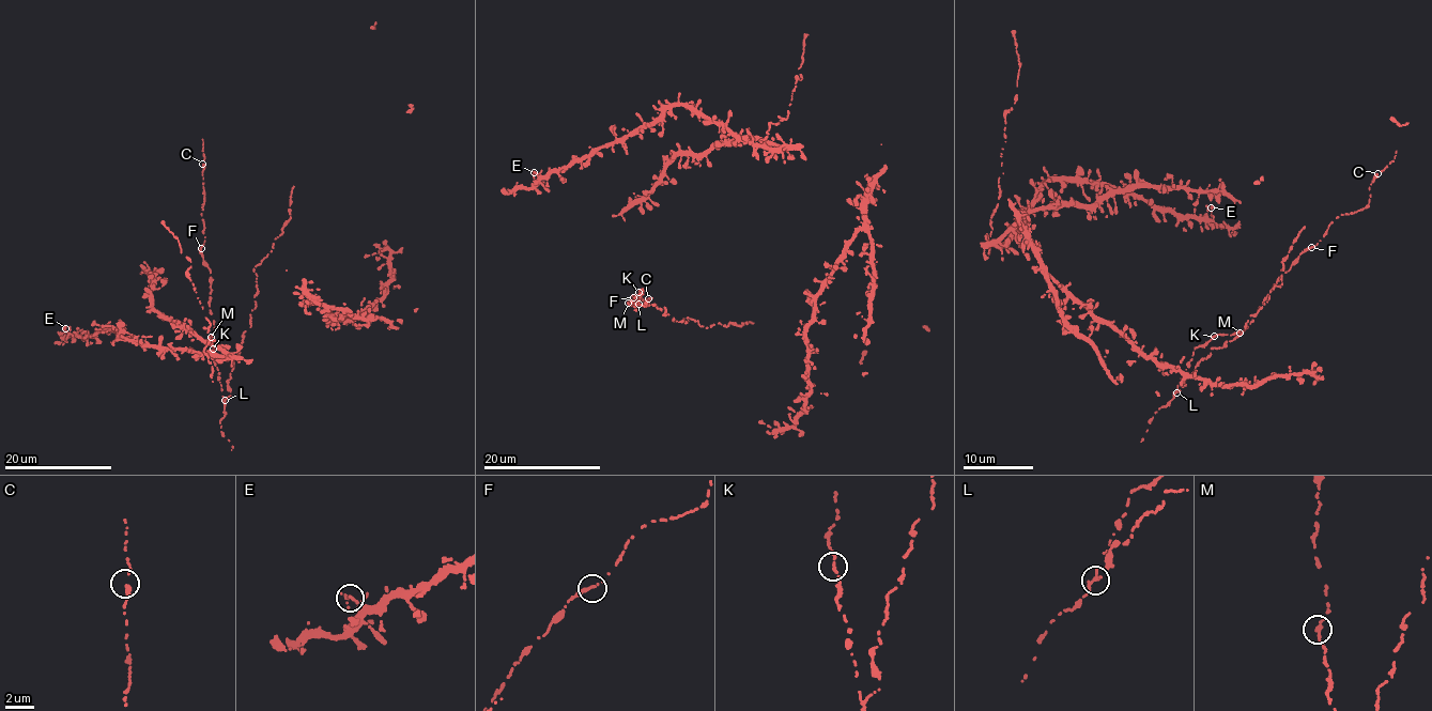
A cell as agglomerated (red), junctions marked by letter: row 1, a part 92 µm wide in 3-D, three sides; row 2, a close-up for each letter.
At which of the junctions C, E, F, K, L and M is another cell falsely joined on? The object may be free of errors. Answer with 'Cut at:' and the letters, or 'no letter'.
Cut at: L

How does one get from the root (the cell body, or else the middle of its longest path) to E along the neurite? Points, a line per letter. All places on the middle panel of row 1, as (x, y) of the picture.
E: (693, 154), (750, 138), (776, 145), (750, 142), (675, 103), (657, 120), (559, 170), (536, 180), (534, 172)

